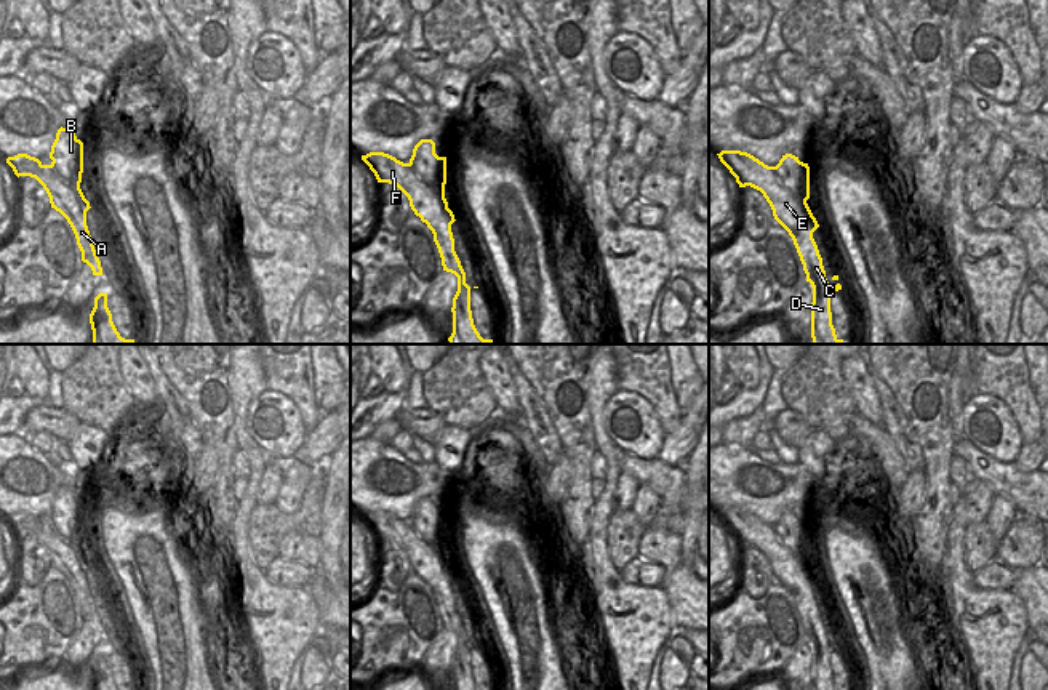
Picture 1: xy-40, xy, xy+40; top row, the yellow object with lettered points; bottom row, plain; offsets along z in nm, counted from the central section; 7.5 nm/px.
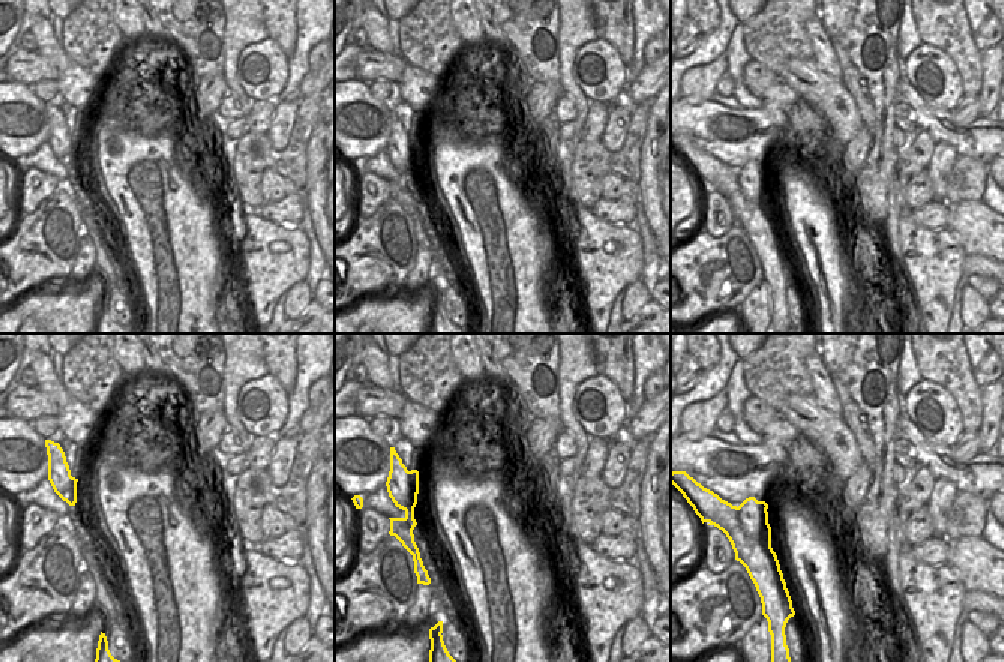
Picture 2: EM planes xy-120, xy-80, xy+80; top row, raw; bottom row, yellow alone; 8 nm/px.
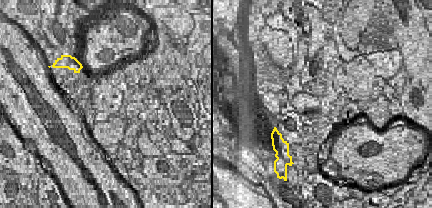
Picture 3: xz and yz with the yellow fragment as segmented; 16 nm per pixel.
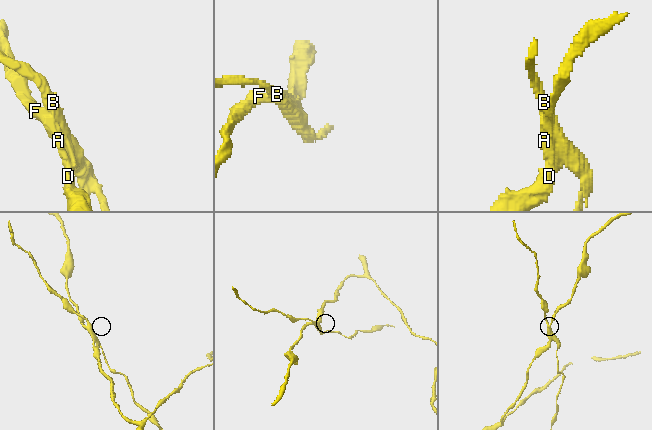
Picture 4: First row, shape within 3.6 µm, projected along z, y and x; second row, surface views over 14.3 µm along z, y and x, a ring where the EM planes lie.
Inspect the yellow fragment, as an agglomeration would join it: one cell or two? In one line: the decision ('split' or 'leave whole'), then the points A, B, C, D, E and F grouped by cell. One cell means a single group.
split | A C D E F / B

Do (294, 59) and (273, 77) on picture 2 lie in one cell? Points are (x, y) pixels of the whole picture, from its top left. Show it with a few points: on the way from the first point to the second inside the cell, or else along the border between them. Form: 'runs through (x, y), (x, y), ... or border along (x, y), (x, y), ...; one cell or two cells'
border along (288, 57), (287, 81), (275, 98); two cells

